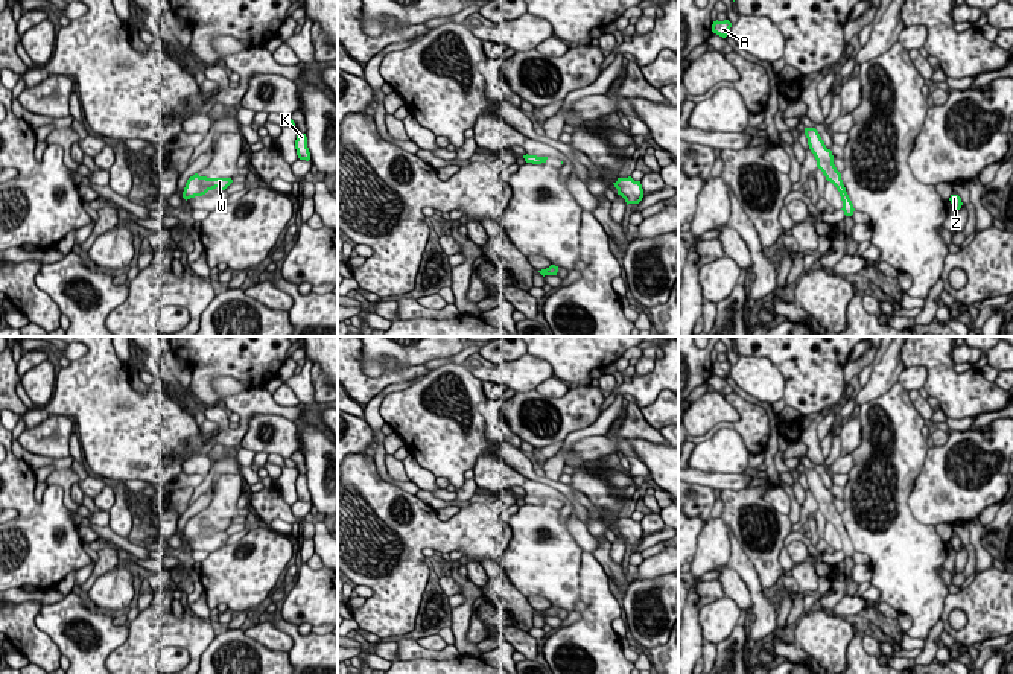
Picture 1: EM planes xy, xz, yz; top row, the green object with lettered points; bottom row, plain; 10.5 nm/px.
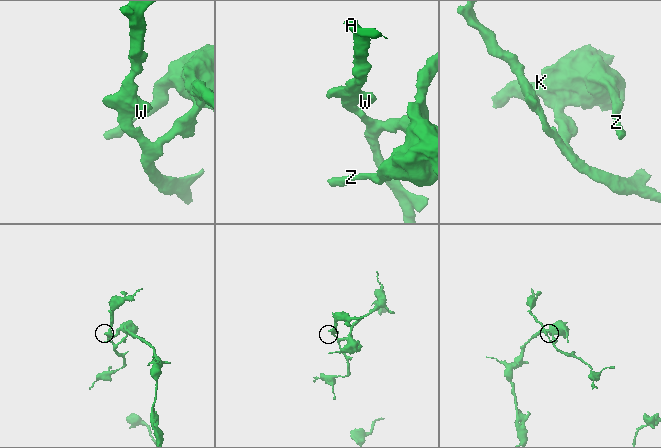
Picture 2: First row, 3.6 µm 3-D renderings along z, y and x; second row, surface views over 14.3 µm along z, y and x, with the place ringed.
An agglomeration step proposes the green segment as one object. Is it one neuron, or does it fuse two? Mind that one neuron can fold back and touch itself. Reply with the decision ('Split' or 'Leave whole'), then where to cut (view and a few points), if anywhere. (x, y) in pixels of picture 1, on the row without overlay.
Leave whole. No split

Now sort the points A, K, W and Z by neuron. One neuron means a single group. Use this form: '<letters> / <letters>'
A K W Z

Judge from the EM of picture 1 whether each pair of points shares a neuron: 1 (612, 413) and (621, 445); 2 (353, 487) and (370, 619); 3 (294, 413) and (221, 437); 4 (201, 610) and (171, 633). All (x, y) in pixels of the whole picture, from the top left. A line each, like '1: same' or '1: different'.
1: different
2: same
3: same
4: different

